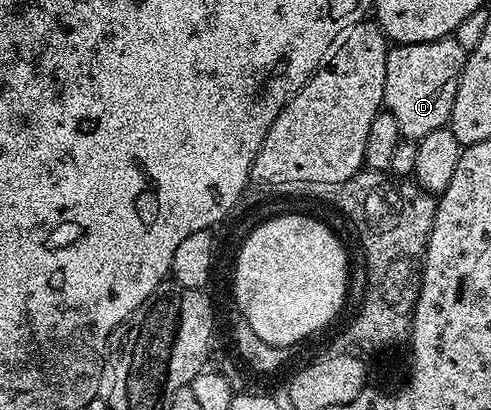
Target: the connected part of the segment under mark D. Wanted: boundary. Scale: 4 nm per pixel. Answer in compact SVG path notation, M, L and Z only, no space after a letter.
M453 36L418 44L393 44L390 47L383 108L393 115L404 139L419 141L431 134L431 130L448 125L466 55L466 48L459 46Z

